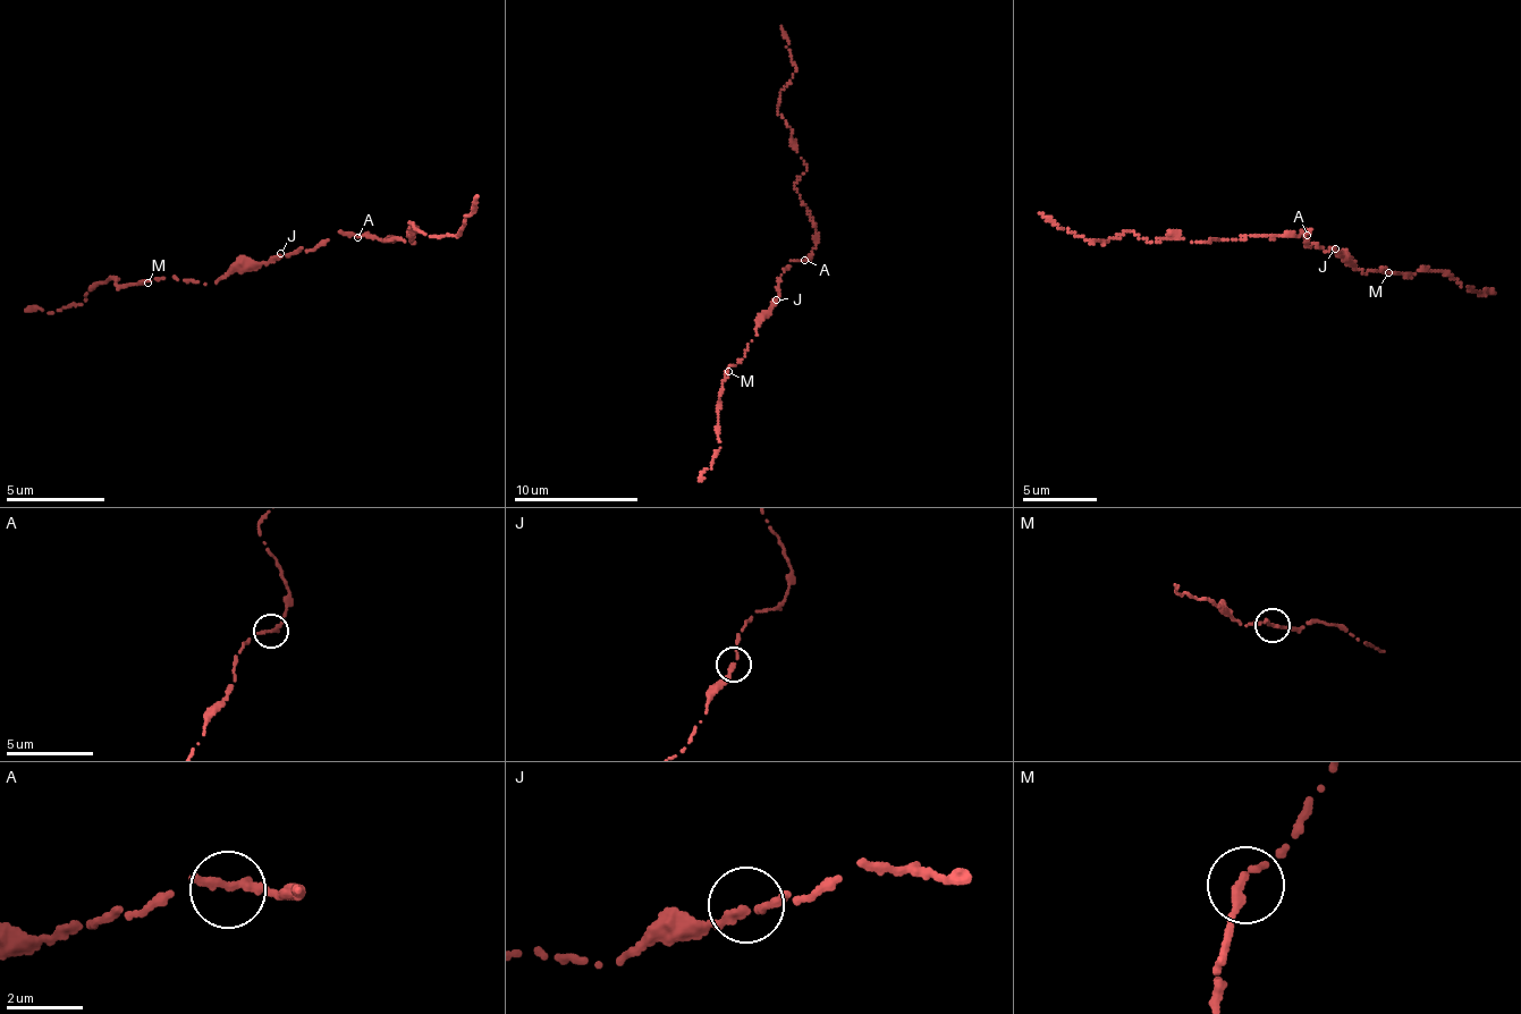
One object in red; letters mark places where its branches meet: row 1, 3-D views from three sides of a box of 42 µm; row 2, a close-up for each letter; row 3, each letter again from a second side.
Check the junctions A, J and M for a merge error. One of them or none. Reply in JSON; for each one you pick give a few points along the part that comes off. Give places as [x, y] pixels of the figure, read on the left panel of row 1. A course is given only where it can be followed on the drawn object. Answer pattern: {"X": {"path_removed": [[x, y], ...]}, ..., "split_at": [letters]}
{"split_at": []}

